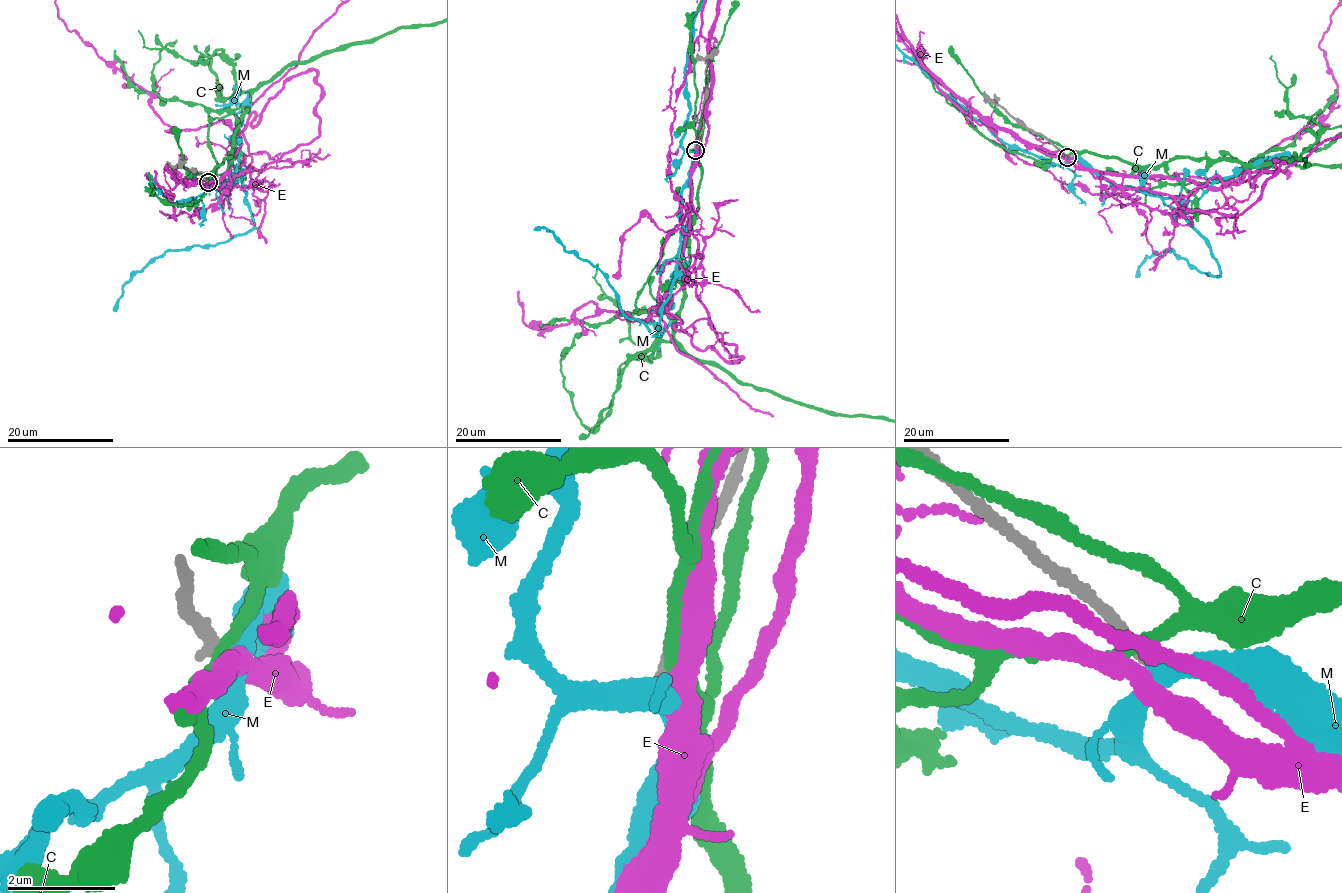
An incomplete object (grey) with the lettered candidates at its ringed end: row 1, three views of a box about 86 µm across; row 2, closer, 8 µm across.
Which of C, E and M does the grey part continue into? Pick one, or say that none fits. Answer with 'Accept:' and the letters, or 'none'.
Accept: M

